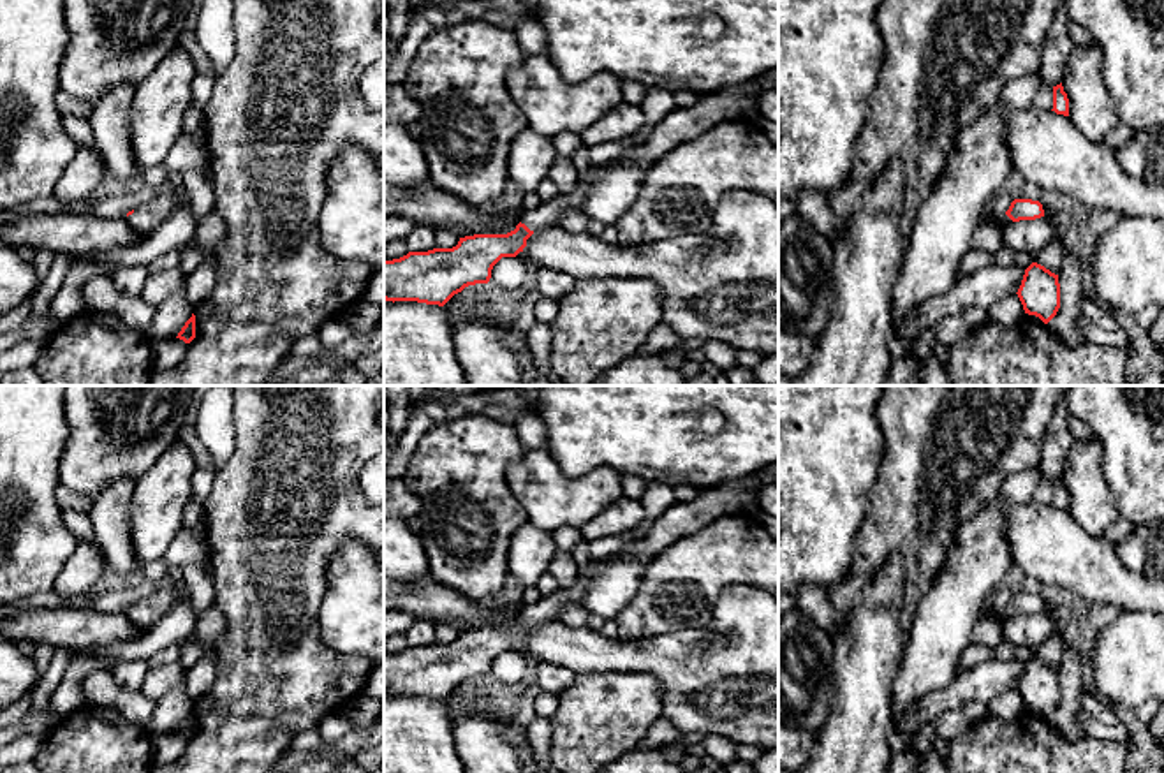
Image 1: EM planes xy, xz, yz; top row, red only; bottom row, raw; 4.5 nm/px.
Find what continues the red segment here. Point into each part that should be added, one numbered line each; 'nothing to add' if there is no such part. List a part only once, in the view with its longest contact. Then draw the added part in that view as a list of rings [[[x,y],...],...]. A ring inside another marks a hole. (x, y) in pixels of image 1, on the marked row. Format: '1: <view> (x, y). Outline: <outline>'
1: xz (684, 124). Outline: [[[745,85],[701,95],[690,107],[674,107],[652,127],[646,141],[630,146],[616,160],[593,167],[590,176],[585,181],[578,180],[571,192],[542,201],[537,210],[525,211],[519,222],[534,232],[560,225],[562,217],[569,210],[585,210],[593,183],[606,174],[611,164],[623,164],[627,160],[652,164],[680,143],[697,139],[724,121],[755,121],[757,118],[757,102],[745,92]]]

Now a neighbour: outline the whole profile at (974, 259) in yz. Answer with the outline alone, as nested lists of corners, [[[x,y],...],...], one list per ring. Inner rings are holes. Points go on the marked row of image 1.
[[[970,248],[967,252],[967,255],[961,259],[958,271],[956,271],[956,276],[965,278],[970,273],[974,273],[976,269],[981,269],[981,268],[990,266],[990,264],[991,264],[990,252],[981,252],[981,250]]]

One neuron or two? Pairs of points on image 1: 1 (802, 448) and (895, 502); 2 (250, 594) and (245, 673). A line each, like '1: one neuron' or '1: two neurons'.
1: two neurons
2: one neuron

